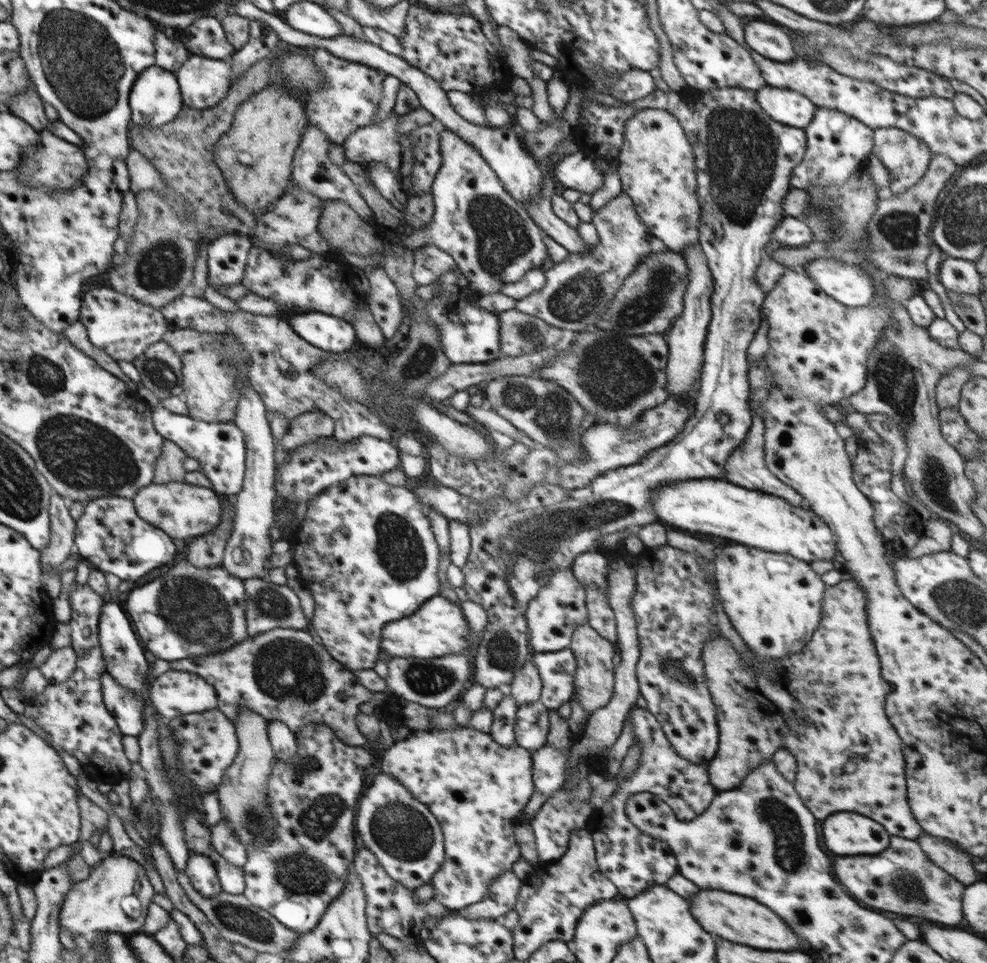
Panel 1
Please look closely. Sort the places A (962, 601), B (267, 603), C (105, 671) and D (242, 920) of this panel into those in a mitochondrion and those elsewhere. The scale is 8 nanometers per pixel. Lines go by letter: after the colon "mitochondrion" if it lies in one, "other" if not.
A: mitochondrion
B: mitochondrion
C: other
D: mitochondrion

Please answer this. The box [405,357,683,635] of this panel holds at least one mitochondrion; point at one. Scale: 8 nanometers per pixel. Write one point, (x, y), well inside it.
(521, 550)

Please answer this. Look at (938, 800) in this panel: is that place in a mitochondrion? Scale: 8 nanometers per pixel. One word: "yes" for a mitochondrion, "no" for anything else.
no

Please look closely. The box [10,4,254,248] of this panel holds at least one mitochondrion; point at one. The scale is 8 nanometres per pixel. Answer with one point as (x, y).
(81, 60)

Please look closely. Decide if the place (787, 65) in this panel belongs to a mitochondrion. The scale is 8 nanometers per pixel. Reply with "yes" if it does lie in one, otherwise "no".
no

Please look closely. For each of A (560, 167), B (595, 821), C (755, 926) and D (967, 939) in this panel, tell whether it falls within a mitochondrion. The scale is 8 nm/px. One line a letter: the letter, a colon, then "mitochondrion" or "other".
A: other
B: other
C: other
D: other

